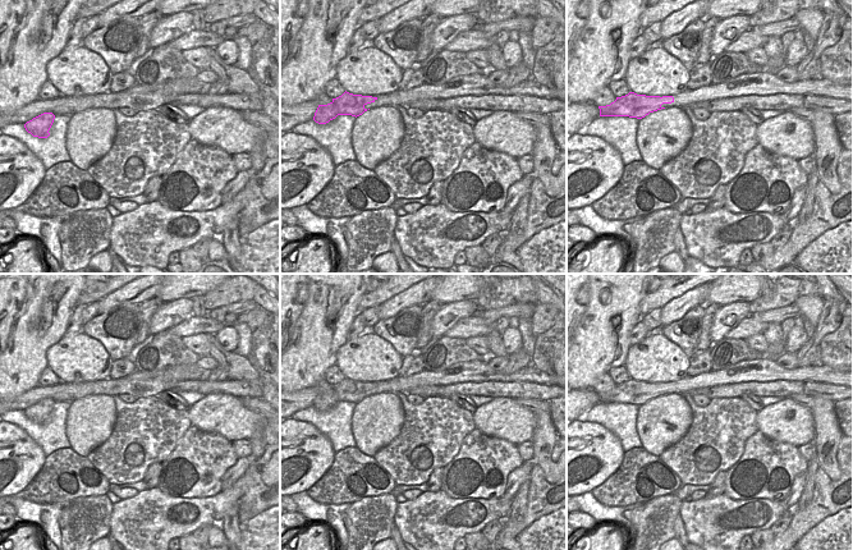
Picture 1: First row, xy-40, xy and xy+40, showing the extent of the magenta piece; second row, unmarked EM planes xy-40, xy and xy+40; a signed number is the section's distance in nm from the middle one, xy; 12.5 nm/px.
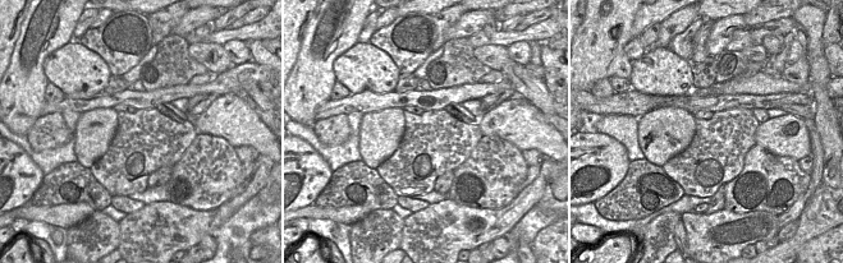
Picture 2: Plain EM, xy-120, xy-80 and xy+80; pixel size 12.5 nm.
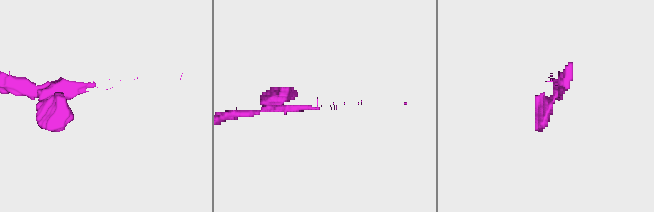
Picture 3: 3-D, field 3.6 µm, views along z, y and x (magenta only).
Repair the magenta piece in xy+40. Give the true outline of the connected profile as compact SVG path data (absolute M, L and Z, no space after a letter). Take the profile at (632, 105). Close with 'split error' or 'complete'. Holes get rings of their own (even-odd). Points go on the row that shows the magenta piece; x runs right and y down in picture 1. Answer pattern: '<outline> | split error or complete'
M808 79L808 81L797 81L794 83L785 83L781 81L779 87L771 87L769 91L765 87L747 87L747 88L739 88L735 84L729 84L728 82L721 84L710 84L706 87L701 87L694 91L685 90L682 93L678 93L675 96L646 96L646 95L637 95L634 92L629 92L625 96L616 97L614 102L606 106L599 106L600 109L600 116L629 116L629 118L637 118L642 119L650 113L666 109L666 107L685 107L692 104L700 102L700 101L710 101L716 98L726 98L726 97L739 97L739 96L769 96L769 95L778 95L778 93L785 93L785 95L815 95L815 96L824 96L824 97L831 97L831 98L844 98L848 101L853 101L853 82L850 83L835 83L829 79Z | split error

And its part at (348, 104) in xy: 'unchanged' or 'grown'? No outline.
grown

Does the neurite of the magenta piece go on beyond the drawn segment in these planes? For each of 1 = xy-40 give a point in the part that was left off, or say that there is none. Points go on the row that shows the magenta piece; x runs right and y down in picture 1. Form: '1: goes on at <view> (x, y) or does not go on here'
1: does not go on here

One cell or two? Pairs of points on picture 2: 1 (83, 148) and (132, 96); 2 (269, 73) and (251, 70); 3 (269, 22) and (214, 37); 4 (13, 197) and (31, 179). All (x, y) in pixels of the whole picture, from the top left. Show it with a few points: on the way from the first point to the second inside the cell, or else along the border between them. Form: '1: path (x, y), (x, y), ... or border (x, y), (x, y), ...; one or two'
1: border (111, 107), (95, 107), (82, 112); two
2: path (265, 73), (255, 73); one
3: path (255, 31), (228, 35); one
4: path (17, 193), (27, 183); one

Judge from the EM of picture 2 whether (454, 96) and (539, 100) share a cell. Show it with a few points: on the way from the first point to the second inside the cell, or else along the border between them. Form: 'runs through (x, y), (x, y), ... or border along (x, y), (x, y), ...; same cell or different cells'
border along (504, 74), (518, 77), (526, 84), (527, 91); different cells

